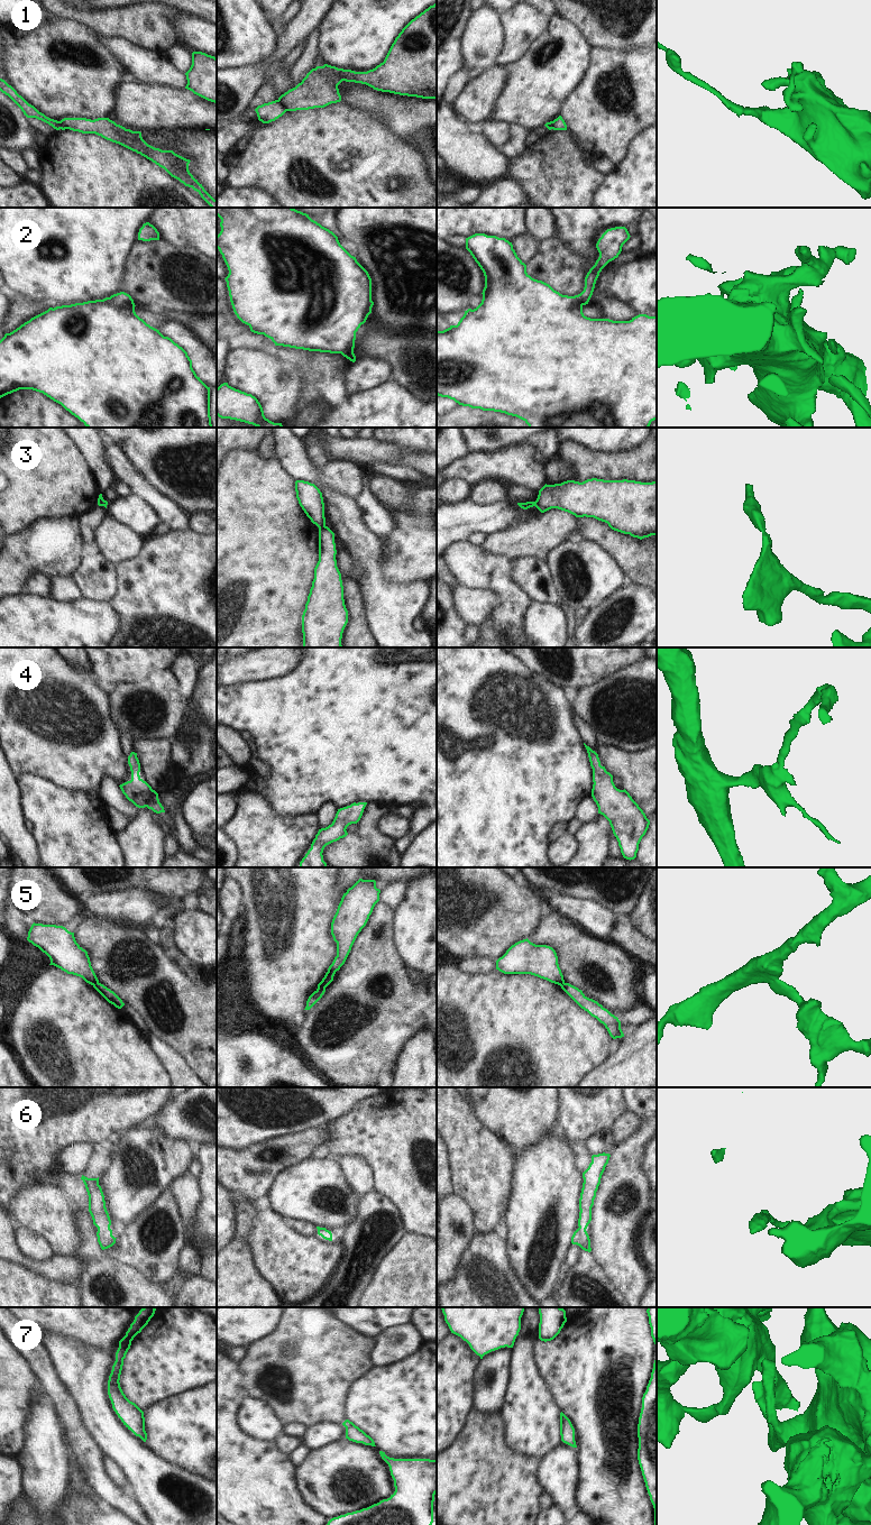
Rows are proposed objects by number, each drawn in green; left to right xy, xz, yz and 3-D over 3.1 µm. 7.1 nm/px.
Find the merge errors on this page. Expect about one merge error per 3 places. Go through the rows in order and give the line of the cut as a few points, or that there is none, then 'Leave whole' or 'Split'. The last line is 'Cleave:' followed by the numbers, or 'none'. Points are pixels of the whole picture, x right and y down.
1: Split along xz (276, 100), (286, 110). Split
2: No split. Leave whole
3: Split along xz (324, 525), (319, 529). Split
4: No split. Leave whole
5: Split along xz (324, 986), (317, 990). Split
6: No split. Leave whole
7: No split. Leave whole
Cleave: 1, 3, 5

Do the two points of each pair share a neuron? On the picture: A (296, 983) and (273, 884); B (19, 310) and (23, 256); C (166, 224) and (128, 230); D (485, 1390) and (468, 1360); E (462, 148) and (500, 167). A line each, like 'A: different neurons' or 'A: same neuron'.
A: same neuron
B: different neurons
C: different neurons
D: different neurons
E: same neuron

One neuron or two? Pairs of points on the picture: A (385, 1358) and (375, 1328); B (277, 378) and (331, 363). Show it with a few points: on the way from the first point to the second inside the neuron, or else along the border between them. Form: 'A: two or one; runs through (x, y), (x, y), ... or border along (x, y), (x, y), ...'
A: two; border along (402, 1325), (395, 1329), (387, 1329), (376, 1337)
B: two; border along (275, 357), (289, 363), (301, 377), (299, 398)

